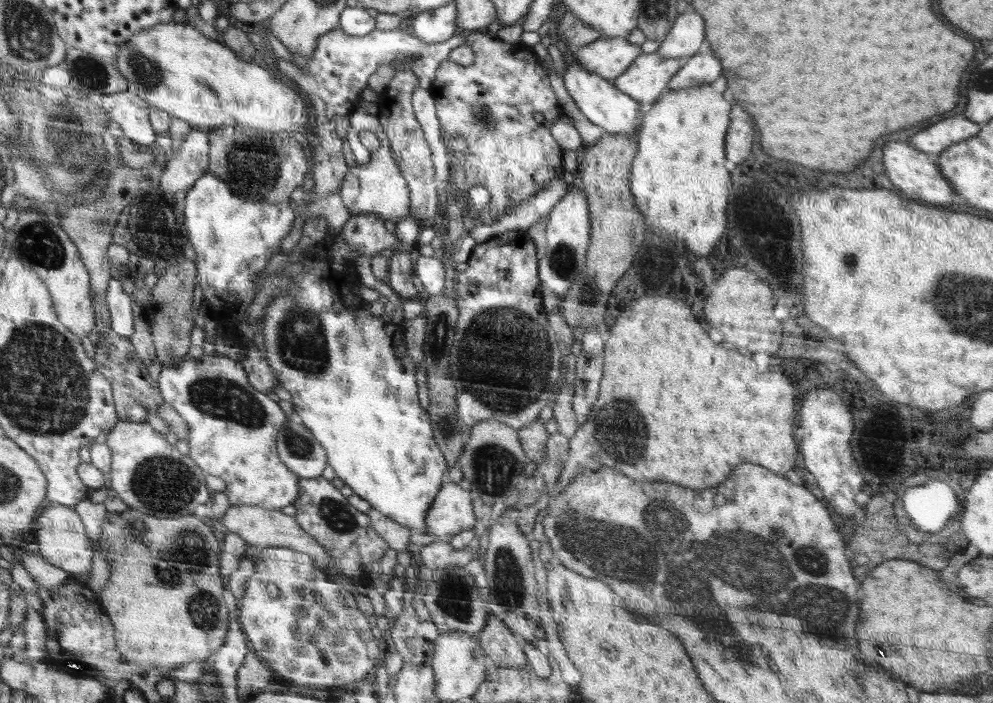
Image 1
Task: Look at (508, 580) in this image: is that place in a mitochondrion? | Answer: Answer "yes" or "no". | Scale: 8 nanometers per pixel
yes

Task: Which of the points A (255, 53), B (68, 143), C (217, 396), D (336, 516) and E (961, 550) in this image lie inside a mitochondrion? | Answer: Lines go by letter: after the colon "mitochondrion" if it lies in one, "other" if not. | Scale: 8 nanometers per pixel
A: other
B: mitochondrion
C: mitochondrion
D: mitochondrion
E: other

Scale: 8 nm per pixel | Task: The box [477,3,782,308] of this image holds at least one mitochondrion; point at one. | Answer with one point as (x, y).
(563, 257)

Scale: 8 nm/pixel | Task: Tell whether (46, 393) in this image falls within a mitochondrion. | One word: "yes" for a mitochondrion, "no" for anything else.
yes

